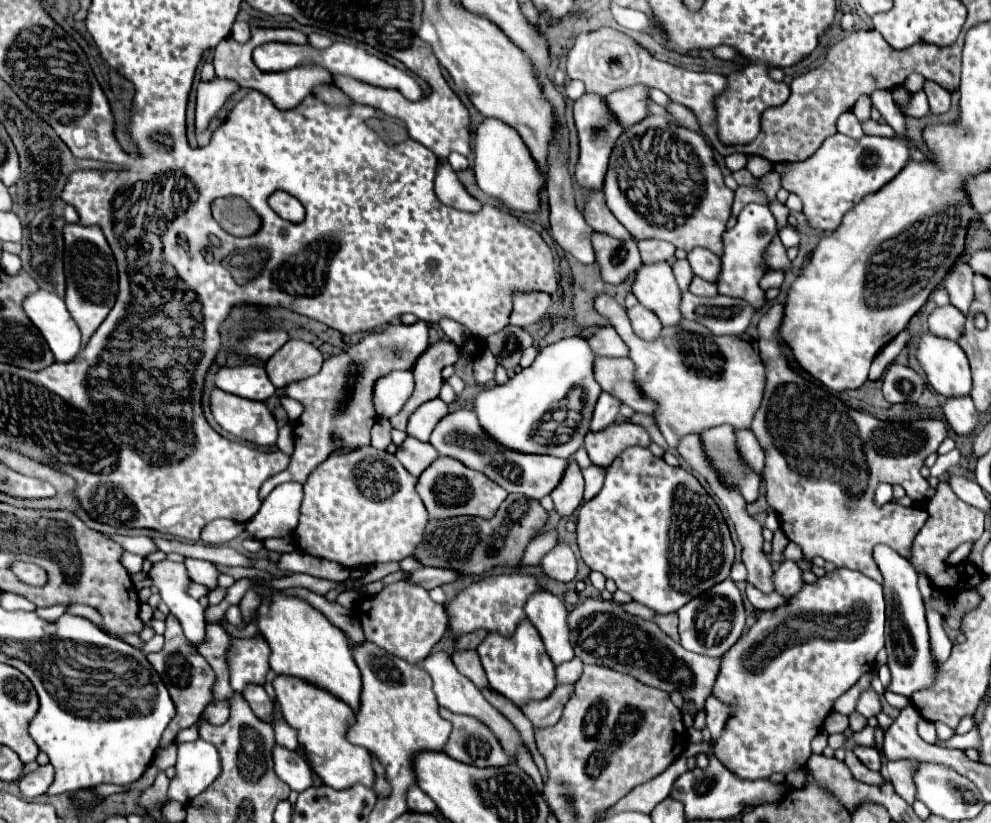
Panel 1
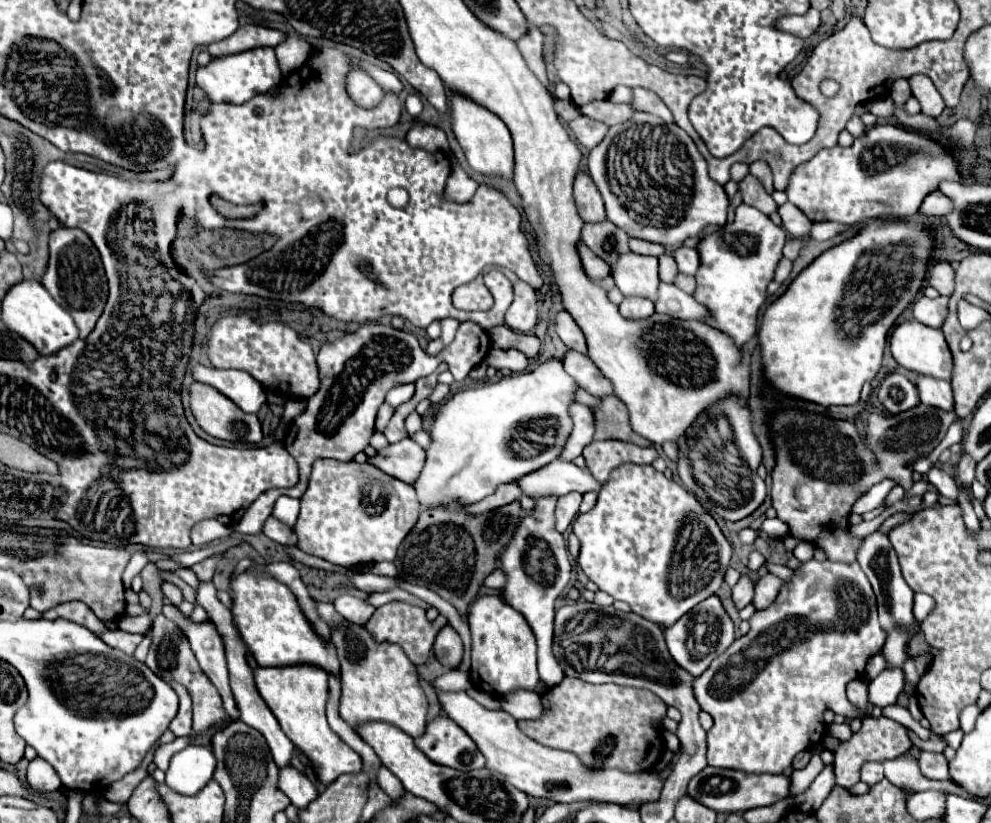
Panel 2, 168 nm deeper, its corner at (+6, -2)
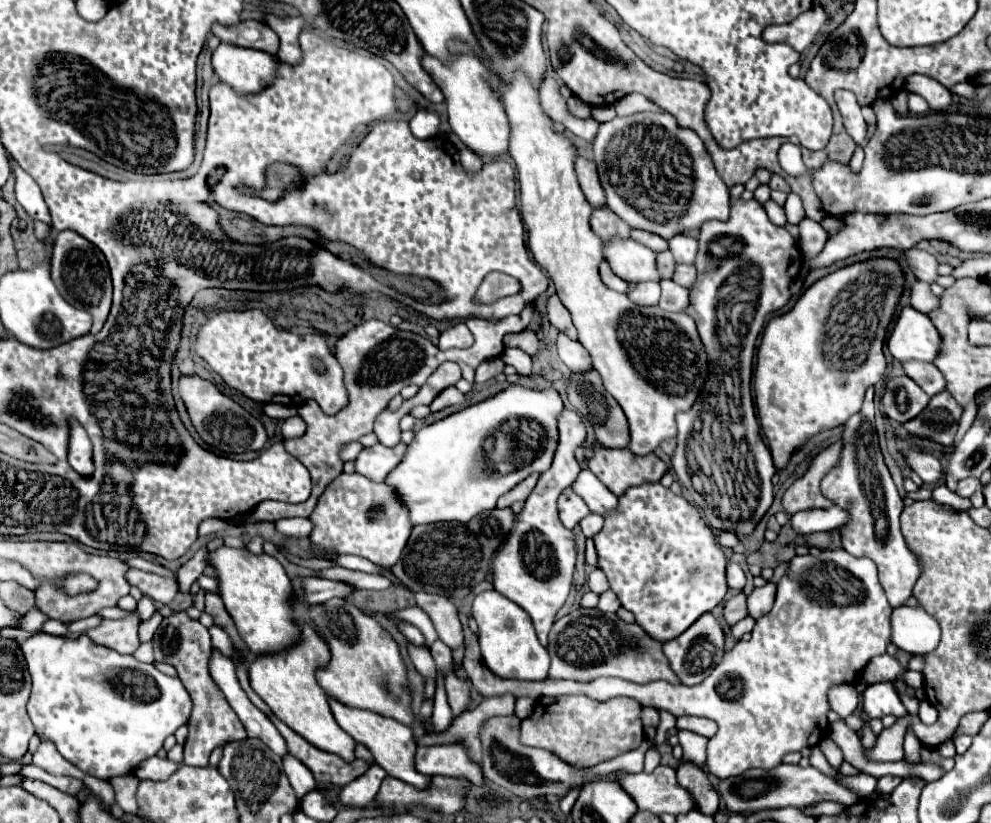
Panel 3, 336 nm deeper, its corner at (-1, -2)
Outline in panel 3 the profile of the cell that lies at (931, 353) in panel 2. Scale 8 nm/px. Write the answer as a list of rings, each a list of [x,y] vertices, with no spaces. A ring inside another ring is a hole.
[[[907,307],[899,313],[887,347],[899,361],[933,363],[941,355],[941,335],[925,313]]]

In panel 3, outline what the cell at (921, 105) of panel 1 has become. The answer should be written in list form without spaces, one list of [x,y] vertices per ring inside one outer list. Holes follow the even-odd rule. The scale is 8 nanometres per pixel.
[[[909,93],[909,111],[911,111],[911,115],[925,115],[929,111],[929,105],[919,95]]]

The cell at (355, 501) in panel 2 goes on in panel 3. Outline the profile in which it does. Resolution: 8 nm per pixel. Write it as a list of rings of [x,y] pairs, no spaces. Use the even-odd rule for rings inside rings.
[[[341,473],[335,477],[319,497],[309,519],[313,523],[309,535],[313,547],[325,553],[359,555],[381,567],[393,567],[399,561],[413,529],[409,507],[405,507],[397,491],[361,473]]]

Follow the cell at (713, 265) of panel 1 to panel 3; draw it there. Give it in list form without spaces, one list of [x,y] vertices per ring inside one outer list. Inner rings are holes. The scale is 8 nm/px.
[[[677,235],[669,241],[669,249],[675,257],[677,263],[687,263],[693,265],[697,259],[697,239],[689,237],[689,235]]]

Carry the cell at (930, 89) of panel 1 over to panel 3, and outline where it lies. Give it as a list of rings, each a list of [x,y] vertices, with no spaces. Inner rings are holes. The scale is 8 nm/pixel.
[[[911,75],[905,83],[905,89],[911,93],[921,95],[929,107],[937,113],[949,111],[951,103],[953,103],[953,95],[947,87],[941,87],[941,83],[937,83],[933,77],[929,75]]]

